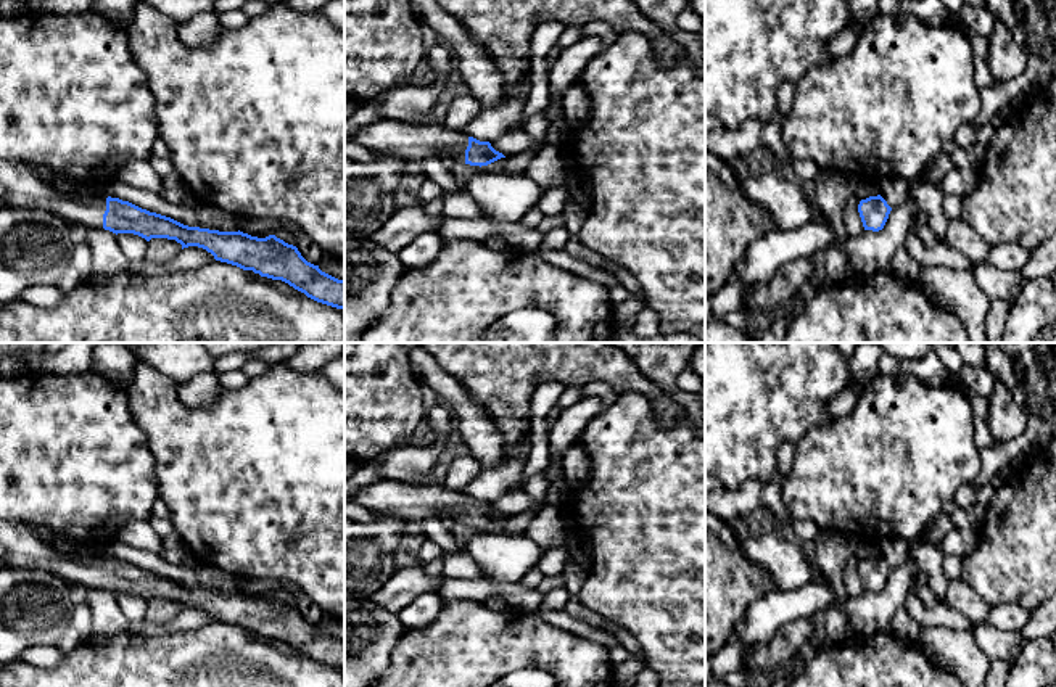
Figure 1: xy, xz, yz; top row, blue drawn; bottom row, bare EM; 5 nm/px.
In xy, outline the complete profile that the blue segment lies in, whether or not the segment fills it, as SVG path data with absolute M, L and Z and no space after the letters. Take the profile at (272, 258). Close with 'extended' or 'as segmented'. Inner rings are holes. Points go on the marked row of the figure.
M0 161L0 201L6 208L48 211L71 225L105 228L116 235L134 233L146 241L175 240L182 249L198 246L211 253L216 261L282 280L317 302L344 309L344 280L322 272L319 265L307 262L296 246L275 235L258 238L240 230L188 227L119 198L64 195L47 183L39 169L16 161Z; extended

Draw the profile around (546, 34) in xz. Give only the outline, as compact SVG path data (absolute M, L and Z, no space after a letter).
M560 21L541 23L538 24L528 45L528 53L531 58L528 72L530 95L523 109L525 125L522 129L533 138L533 146L526 151L509 154L481 167L454 161L448 169L462 188L473 174L502 174L510 179L522 177L530 161L547 143L546 134L551 125L551 119L547 119L544 113L551 100L547 56L563 31L565 24Z

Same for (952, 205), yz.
M945 195L942 201L943 214L948 220L961 219L964 198L958 195Z

